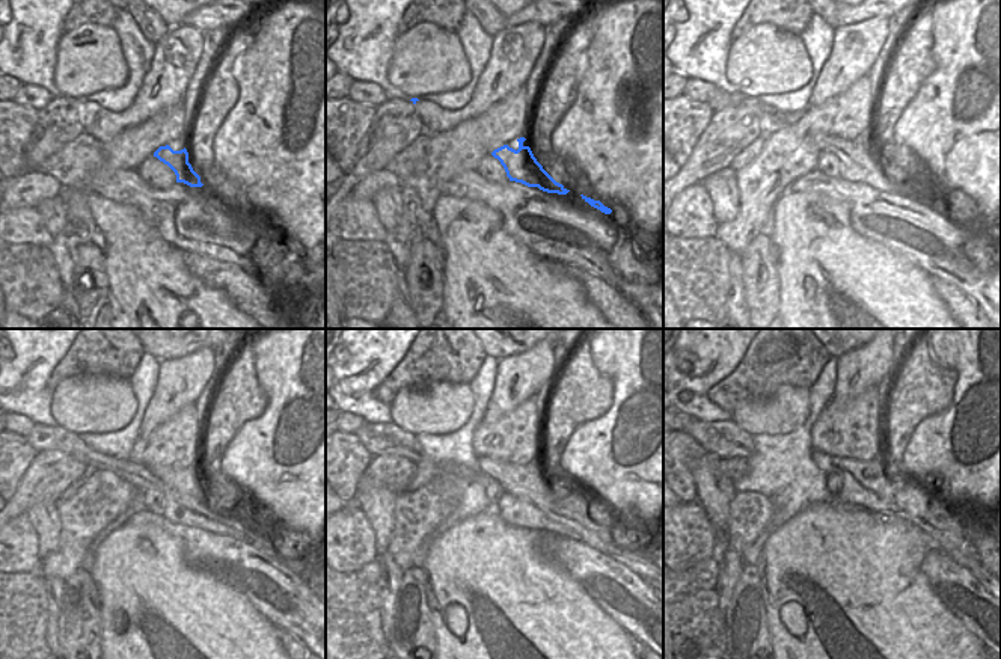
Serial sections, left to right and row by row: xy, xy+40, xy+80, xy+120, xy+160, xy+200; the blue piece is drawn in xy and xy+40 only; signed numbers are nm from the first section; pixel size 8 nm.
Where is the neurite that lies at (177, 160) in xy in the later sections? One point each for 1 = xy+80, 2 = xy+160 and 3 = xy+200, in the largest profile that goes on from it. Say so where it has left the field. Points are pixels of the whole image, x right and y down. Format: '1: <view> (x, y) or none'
1: xy+80 (855, 165)
2: xy+160 (513, 510)
3: xy+200 (725, 439)

